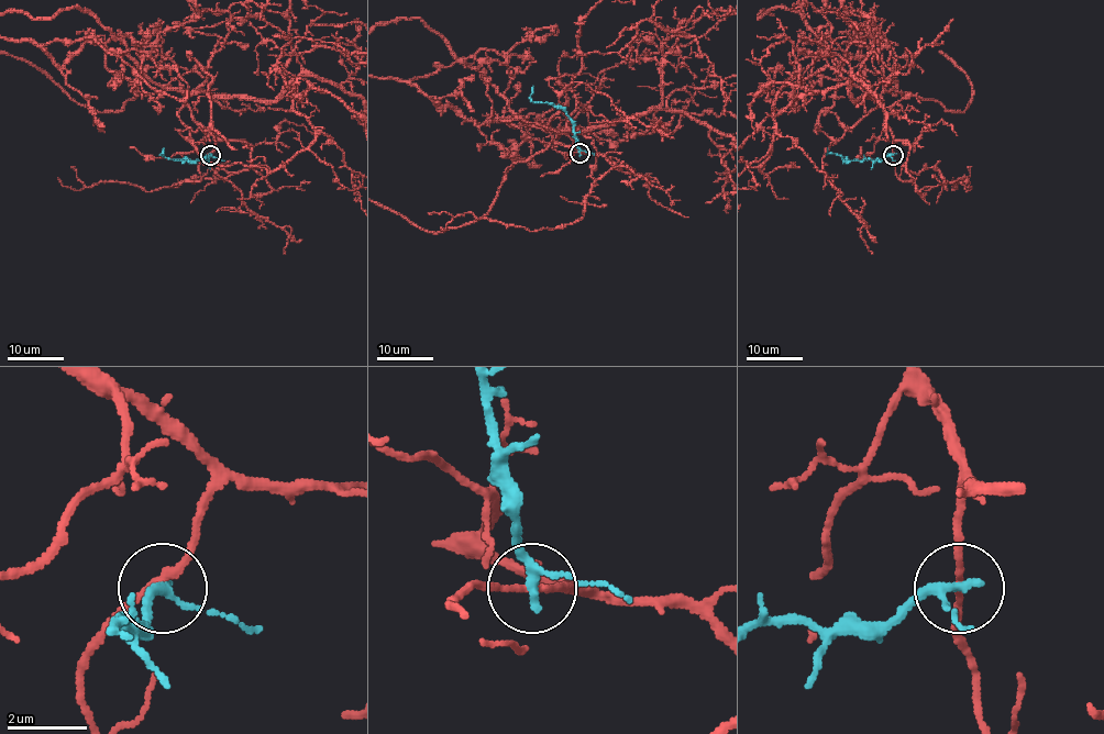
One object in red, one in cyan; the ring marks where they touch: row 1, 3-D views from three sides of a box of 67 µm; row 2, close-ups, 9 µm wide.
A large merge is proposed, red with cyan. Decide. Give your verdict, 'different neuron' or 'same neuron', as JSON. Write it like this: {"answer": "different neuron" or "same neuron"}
{"answer": "different neuron"}

